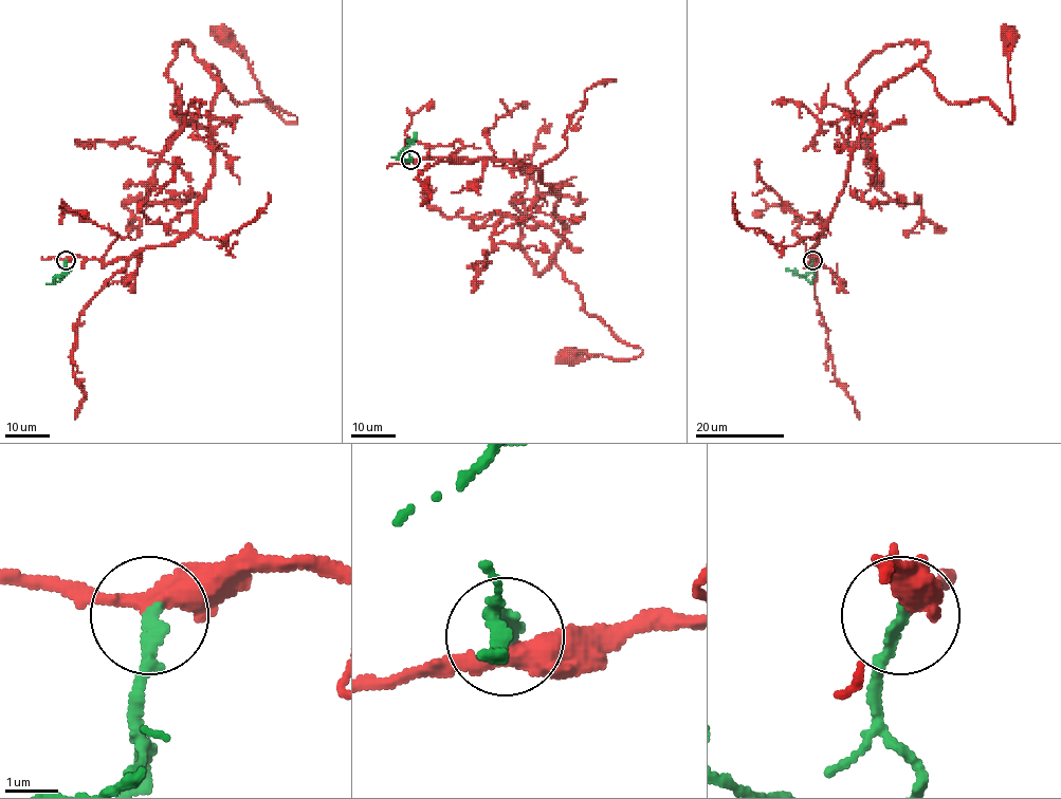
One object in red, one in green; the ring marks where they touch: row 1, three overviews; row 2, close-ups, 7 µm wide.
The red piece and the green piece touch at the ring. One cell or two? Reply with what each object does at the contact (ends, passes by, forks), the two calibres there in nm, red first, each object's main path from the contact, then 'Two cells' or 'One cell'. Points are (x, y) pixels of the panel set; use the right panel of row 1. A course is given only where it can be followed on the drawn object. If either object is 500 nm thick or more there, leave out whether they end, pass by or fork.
At the ring red passes by. At the ring green ends. Thickness 360 nm (red) against 200 nm. Course of red: (812, 260), (877, 92), (919, 64), (951, 104), (987, 99), (1009, 123), (1008, 35). Course of green: (812, 261), (810, 271), (815, 275), (809, 281), (785, 268). One cell

